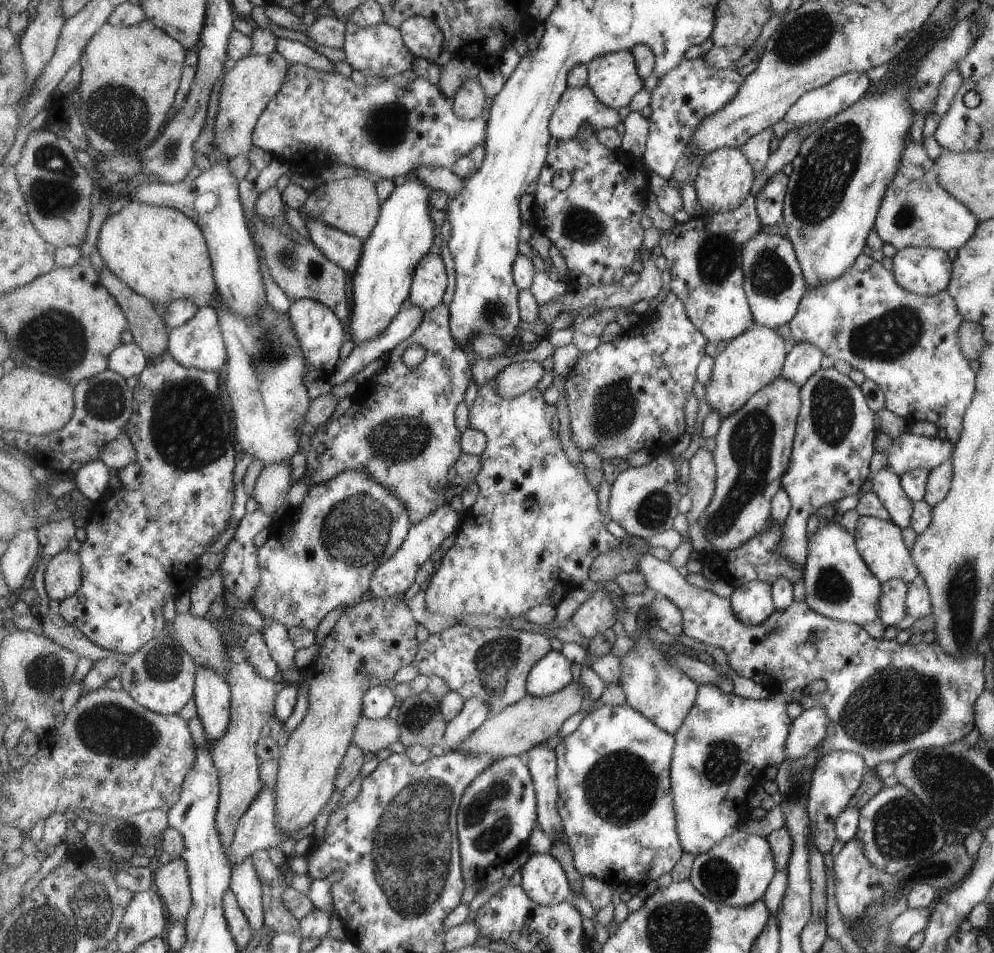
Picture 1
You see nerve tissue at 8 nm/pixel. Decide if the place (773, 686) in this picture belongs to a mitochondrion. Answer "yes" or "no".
no

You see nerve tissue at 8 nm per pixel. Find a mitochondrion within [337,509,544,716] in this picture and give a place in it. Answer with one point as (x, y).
(496, 660)

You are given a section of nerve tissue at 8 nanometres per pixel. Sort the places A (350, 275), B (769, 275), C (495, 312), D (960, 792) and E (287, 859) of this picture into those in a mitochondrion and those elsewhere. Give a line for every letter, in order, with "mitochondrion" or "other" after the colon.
A: other
B: mitochondrion
C: mitochondrion
D: mitochondrion
E: other

